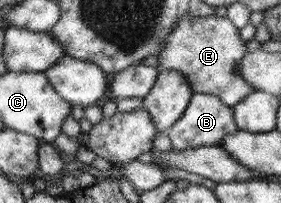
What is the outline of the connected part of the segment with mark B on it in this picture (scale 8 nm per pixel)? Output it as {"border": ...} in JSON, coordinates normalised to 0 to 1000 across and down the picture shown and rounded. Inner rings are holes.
{"border":[[[690,458],[648,576],[609,631],[598,631],[591,655],[609,685],[616,734],[662,744],[662,734],[698,734],[726,714],[783,709],[790,675],[833,665],[847,640],[826,522],[797,512],[776,478],[740,458]]]}

